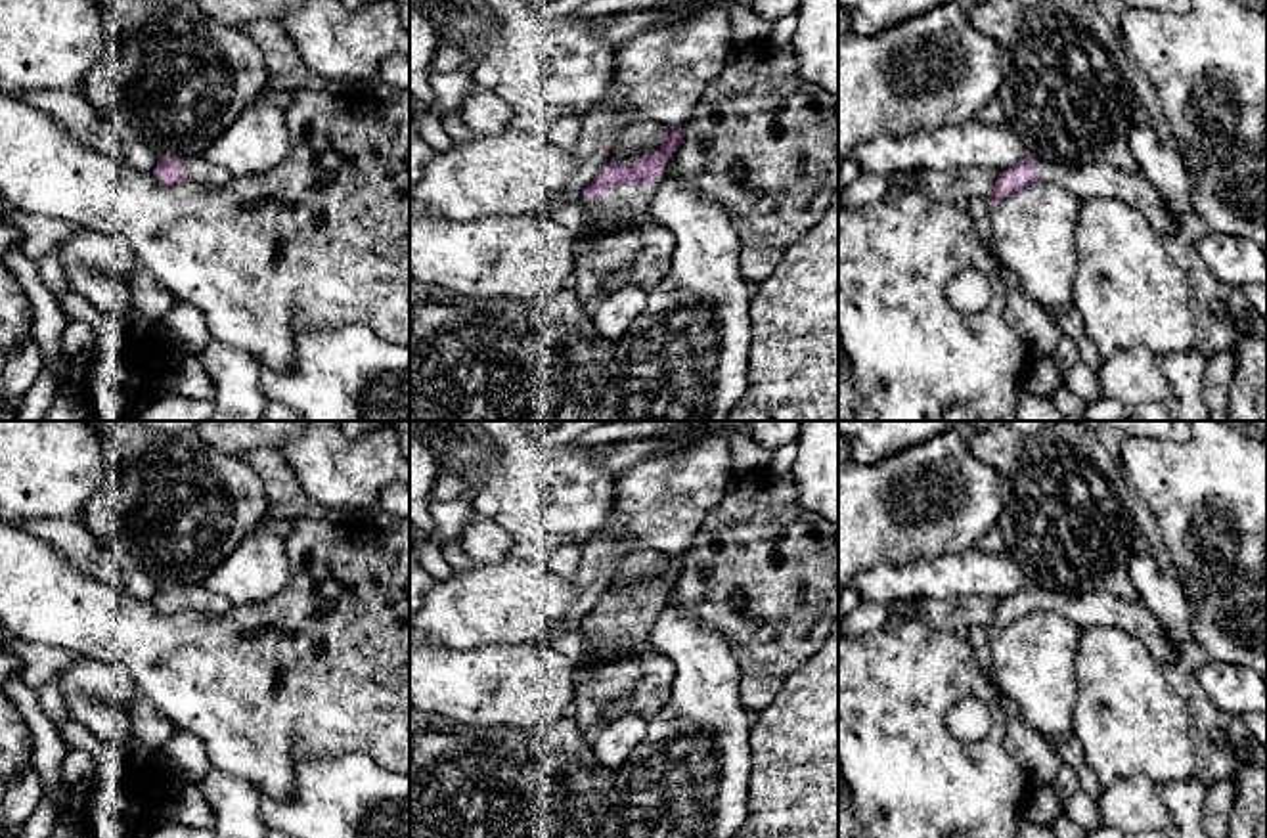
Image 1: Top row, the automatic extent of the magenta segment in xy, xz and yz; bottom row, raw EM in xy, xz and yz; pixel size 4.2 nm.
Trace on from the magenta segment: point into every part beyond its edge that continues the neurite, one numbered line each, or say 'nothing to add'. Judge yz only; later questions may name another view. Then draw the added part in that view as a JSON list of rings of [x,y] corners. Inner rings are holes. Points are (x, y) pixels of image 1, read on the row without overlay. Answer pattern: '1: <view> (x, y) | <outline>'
1: yz (1095, 607) | [[[1035,585],[1035,603],[1037,612],[1060,614],[1079,629],[1102,626],[1131,633],[1160,666],[1177,664],[1181,658],[1181,652],[1169,643],[1162,624],[1139,599],[1127,603],[1102,589],[1072,593],[1049,591]]]

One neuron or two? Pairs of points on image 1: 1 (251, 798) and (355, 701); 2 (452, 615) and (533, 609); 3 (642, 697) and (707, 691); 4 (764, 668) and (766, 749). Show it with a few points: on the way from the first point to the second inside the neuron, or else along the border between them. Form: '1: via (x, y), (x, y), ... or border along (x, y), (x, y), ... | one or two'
1: border along (219, 771), (242, 777), (261, 794) | two
2: via (471, 609), (513, 609) | one
3: border along (659, 651), (674, 668), (674, 685), (647, 720) | two
4: border along (791, 672), (779, 691), (755, 716) | two

